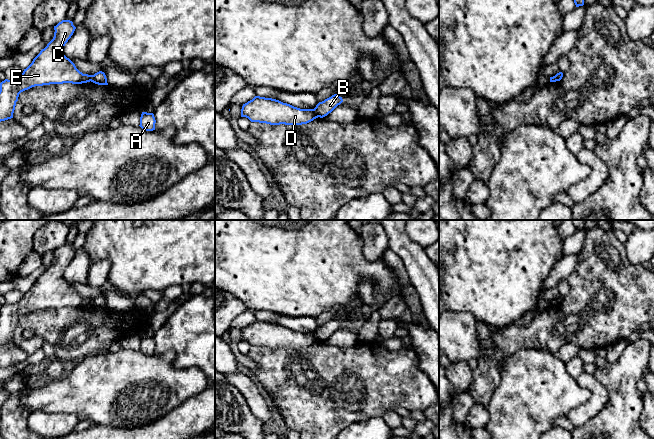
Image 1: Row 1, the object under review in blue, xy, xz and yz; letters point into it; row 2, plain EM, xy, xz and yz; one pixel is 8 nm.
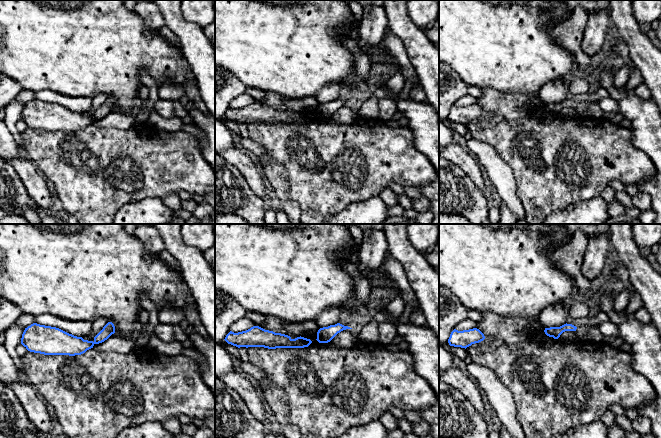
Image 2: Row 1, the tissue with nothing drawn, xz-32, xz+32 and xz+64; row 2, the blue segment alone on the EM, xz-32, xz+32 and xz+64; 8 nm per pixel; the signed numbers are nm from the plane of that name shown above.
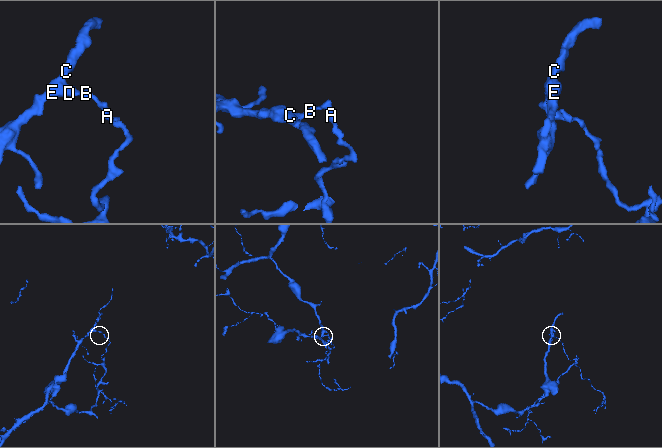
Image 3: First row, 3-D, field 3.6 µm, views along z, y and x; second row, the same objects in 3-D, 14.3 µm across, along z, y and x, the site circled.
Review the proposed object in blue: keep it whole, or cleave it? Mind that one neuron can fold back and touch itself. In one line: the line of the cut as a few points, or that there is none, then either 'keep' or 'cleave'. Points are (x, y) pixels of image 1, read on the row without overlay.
xz (313, 333), (318, 340) | cleave

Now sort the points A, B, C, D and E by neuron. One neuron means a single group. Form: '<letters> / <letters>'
A B / C D E

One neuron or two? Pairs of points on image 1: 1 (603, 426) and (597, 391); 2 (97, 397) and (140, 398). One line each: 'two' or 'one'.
1: two
2: one

